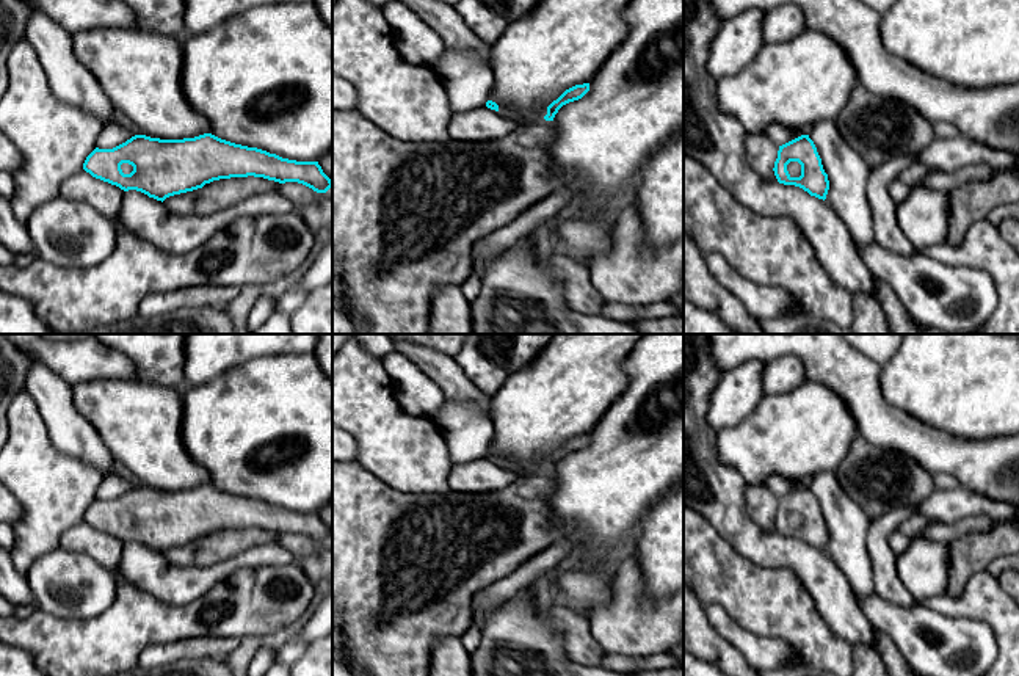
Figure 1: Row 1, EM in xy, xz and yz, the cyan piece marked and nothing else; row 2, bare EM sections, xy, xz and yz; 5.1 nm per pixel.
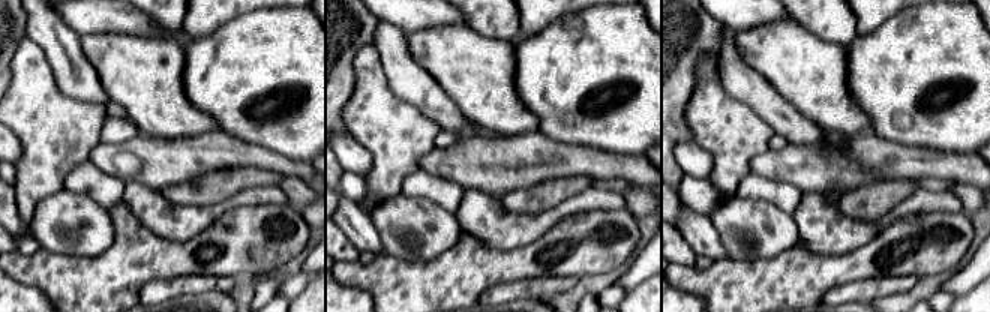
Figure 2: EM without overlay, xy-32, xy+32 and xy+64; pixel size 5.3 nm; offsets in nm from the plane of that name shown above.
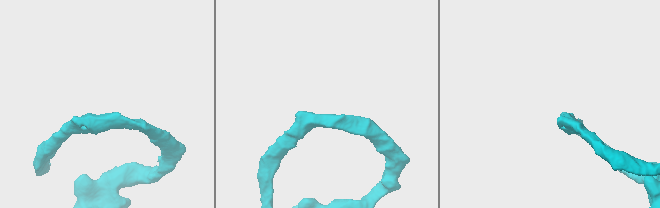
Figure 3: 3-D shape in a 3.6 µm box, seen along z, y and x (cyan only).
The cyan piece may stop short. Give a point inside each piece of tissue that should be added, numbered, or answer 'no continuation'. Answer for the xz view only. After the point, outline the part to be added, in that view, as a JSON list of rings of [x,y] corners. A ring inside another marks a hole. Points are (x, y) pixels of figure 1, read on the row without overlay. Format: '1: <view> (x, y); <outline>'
no continuation

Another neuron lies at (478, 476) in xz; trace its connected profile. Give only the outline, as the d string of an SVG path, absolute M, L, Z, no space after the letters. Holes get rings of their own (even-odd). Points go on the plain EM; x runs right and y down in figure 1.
M477 458L450 467L448 488L459 492L489 492L511 485L517 475L488 458Z

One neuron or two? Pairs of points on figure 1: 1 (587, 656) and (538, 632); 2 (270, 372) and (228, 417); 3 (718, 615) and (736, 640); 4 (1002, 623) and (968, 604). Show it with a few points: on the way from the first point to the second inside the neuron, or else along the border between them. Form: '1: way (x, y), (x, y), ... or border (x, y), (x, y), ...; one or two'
1: border (551, 610), (551, 620), (569, 657); two
2: way (268, 386), (242, 413); one
3: way (721, 621), (734, 634); one
4: way (994, 615), (983, 604), (975, 604); one

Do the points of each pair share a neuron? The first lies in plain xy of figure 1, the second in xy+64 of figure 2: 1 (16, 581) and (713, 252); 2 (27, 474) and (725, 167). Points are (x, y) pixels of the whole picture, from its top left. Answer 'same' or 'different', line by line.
1: same
2: same

